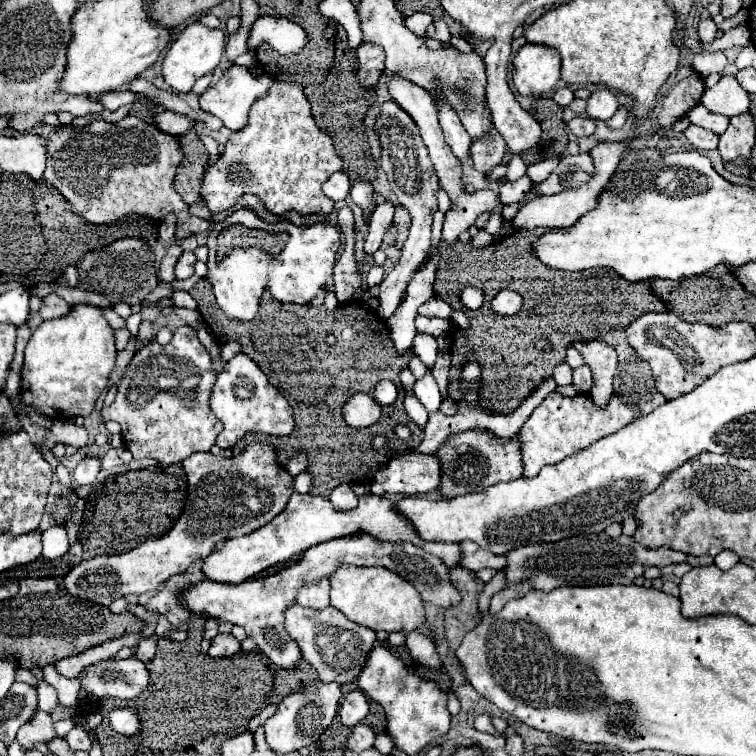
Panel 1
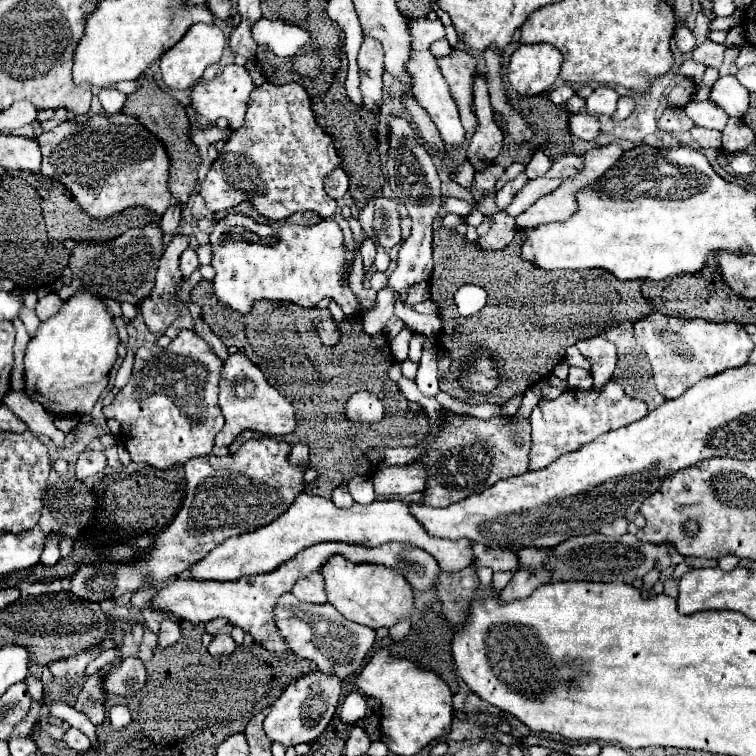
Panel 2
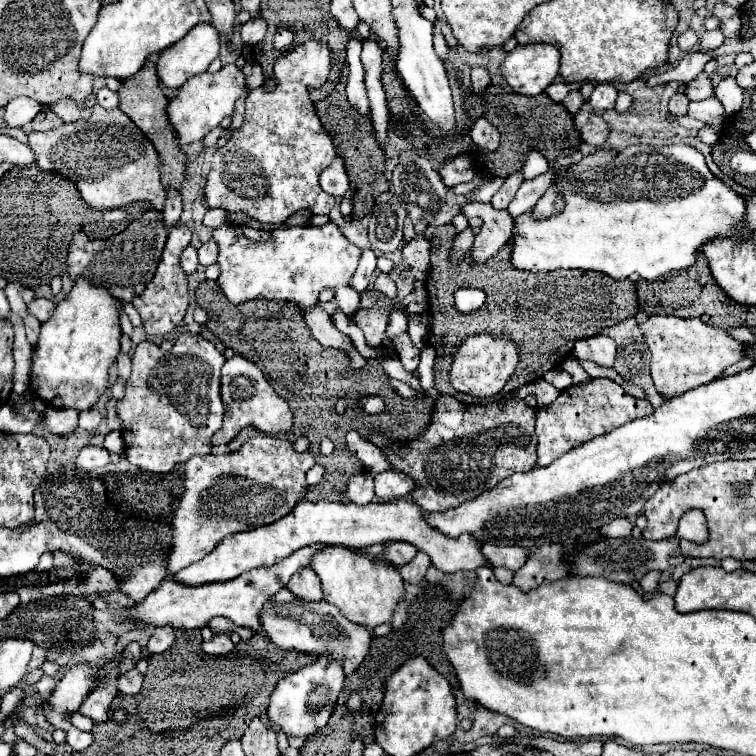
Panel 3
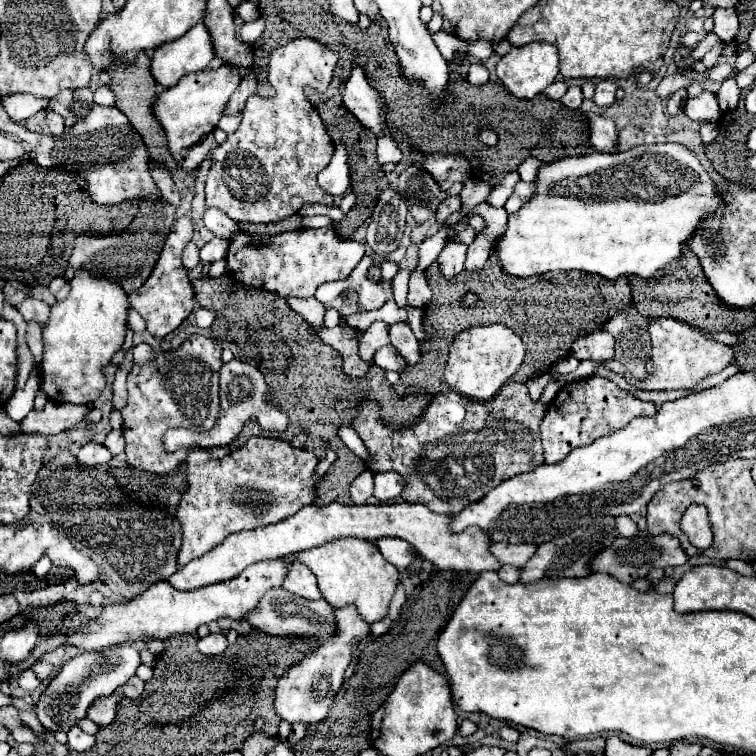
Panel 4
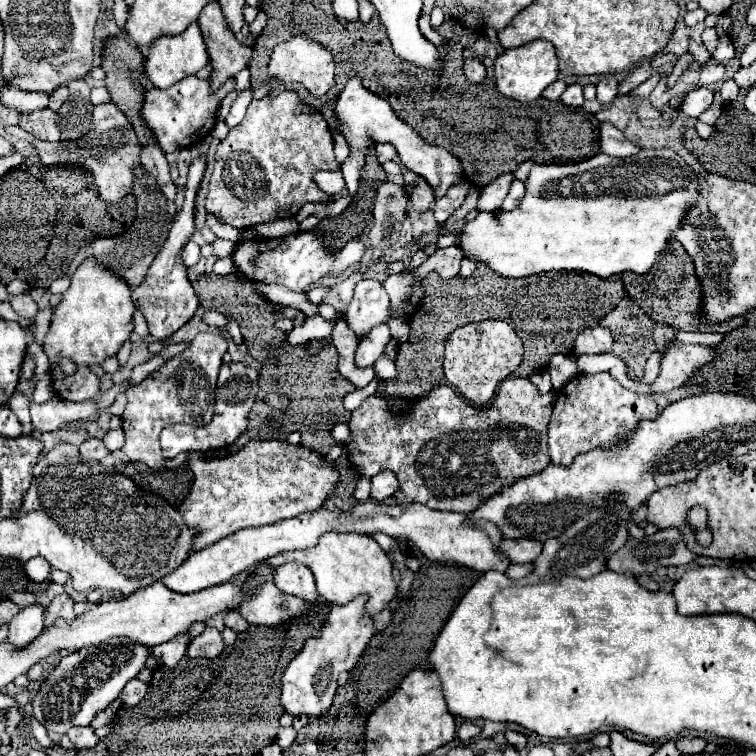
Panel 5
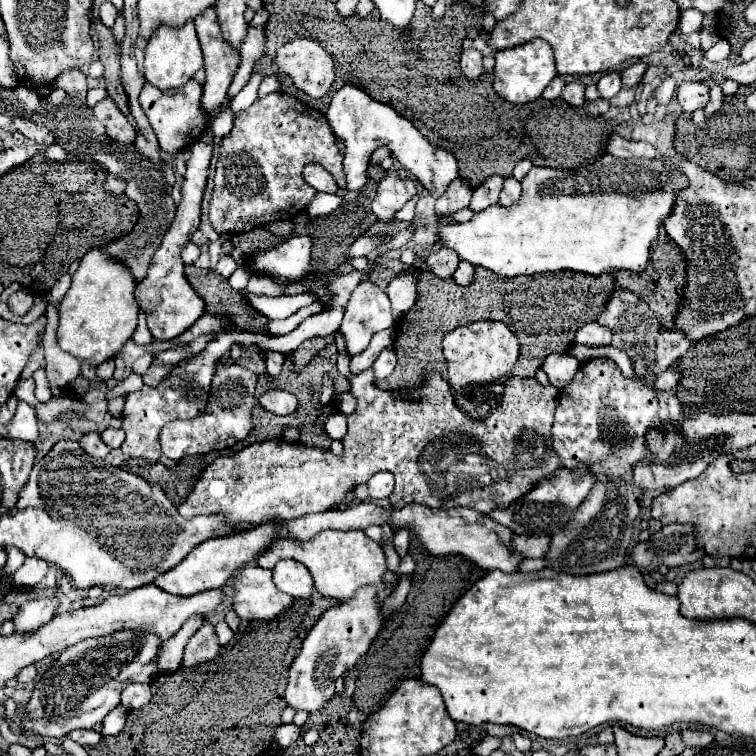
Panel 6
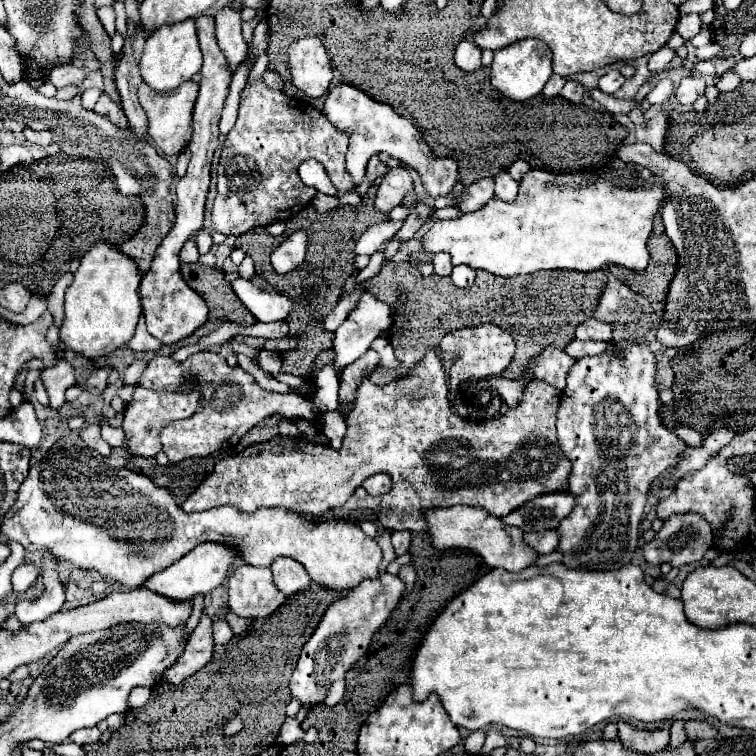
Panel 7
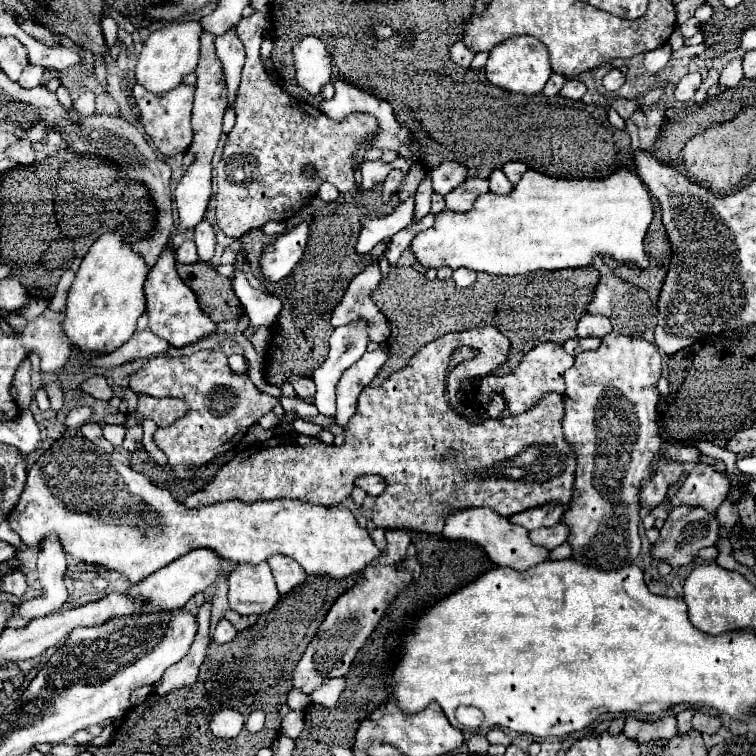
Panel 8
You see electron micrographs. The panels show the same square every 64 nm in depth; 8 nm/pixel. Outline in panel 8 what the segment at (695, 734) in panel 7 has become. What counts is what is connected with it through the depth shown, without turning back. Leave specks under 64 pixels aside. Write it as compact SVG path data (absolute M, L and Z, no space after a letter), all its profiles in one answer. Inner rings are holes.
M696 712L692 716L692 730L700 730L702 734L716 734L720 728L720 720L702 712Z

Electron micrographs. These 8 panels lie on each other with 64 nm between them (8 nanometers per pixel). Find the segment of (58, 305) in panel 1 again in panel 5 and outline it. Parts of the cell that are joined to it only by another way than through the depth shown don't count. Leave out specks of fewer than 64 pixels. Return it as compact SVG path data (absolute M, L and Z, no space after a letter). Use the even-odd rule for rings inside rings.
M28 292L18 294L12 298L12 308L22 316L22 318L36 318L38 316L38 304L32 300L32 296Z

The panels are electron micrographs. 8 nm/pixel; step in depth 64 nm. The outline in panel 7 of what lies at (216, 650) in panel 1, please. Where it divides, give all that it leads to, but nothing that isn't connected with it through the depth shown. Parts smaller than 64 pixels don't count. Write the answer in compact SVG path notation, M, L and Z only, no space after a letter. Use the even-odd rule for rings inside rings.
M202 616L196 630L186 642L184 654L178 662L164 672L164 680L170 684L182 684L188 676L198 672L206 662L210 662L214 652L214 634L212 634L212 620Z

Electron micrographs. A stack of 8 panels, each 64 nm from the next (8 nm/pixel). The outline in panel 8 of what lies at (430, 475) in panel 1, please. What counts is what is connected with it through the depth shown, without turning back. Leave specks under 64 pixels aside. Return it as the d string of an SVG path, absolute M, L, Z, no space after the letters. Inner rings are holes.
M360 476L356 480L356 486L360 486L370 496L380 496L380 492L384 492L386 488L382 476Z

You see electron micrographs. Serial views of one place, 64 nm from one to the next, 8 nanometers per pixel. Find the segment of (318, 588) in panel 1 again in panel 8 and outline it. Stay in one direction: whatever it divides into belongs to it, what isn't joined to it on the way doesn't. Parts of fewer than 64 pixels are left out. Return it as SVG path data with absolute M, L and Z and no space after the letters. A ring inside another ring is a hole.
M276 554L268 560L268 564L272 568L272 574L274 574L280 594L288 594L292 588L300 586L308 578L304 568L300 568L300 564L296 564L290 556Z

